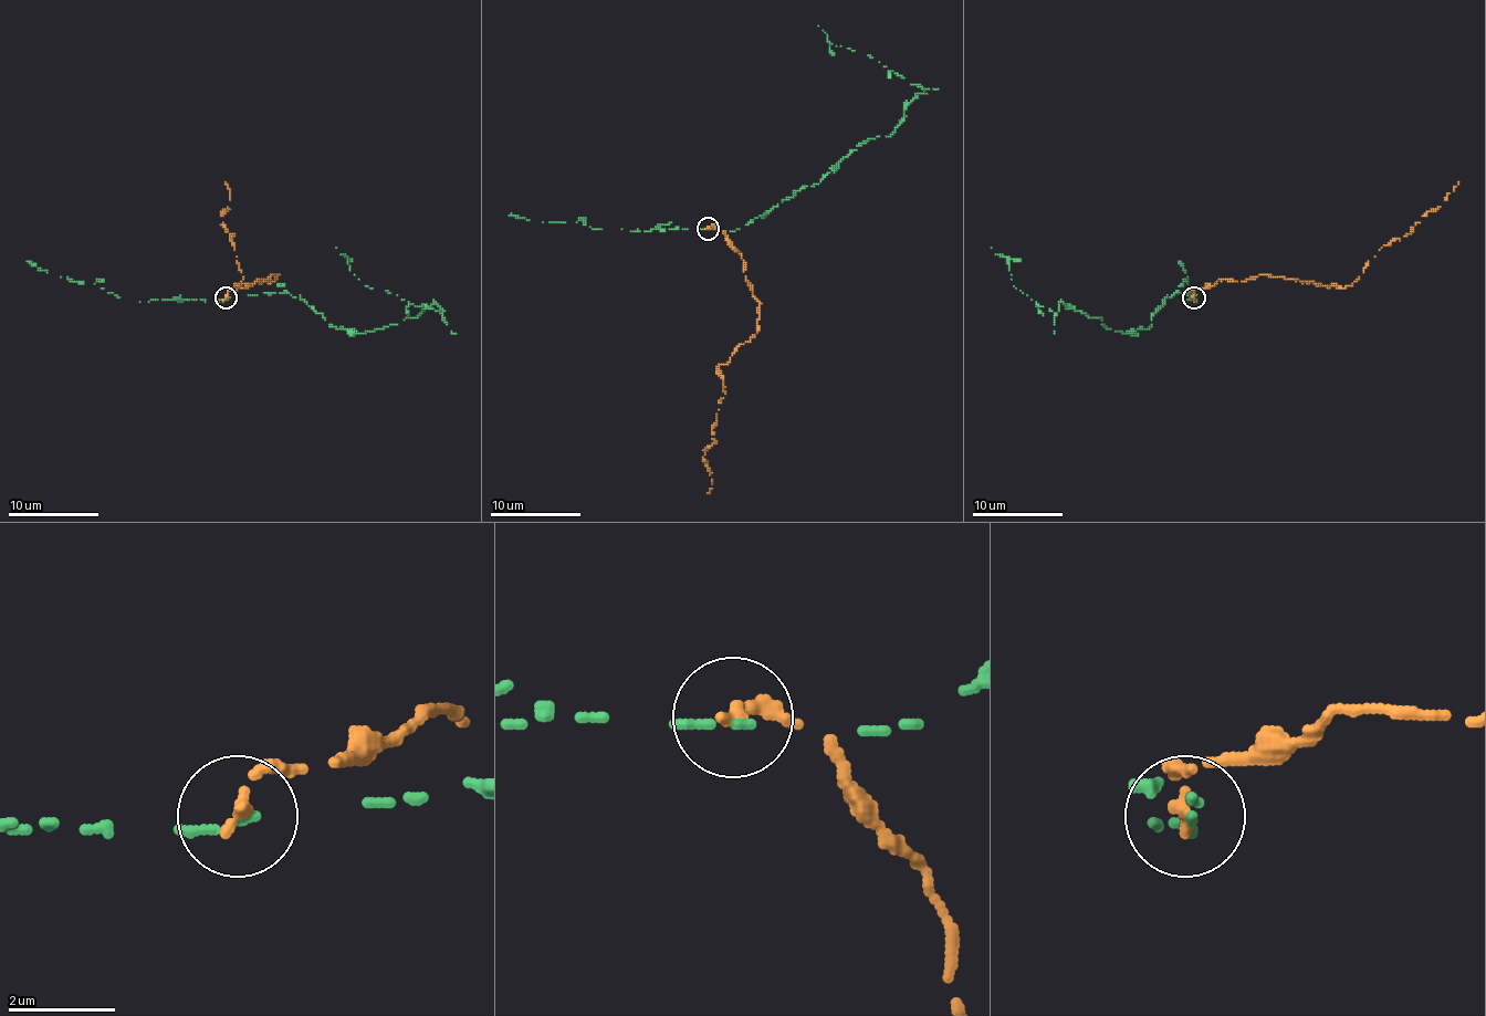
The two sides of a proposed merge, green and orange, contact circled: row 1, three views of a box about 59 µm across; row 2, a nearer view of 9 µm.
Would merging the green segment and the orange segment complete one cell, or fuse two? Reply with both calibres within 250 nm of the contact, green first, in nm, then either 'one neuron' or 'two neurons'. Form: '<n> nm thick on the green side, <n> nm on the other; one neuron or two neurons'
160 nm thick on the green side, 240 nm on the other; two neurons

